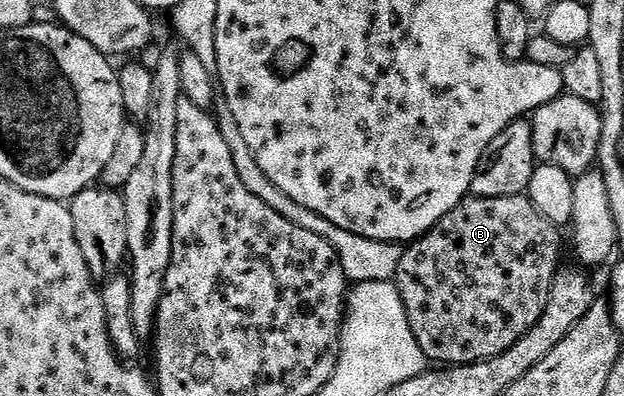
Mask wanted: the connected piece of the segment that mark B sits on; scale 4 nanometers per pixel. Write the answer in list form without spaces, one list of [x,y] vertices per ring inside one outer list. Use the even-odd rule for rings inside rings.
[[[470,195],[412,242],[399,259],[395,284],[426,359],[438,361],[441,367],[470,365],[495,359],[507,347],[515,347],[539,323],[539,315],[547,307],[553,280],[562,264],[561,233],[558,226],[539,215],[528,196],[487,199]]]

